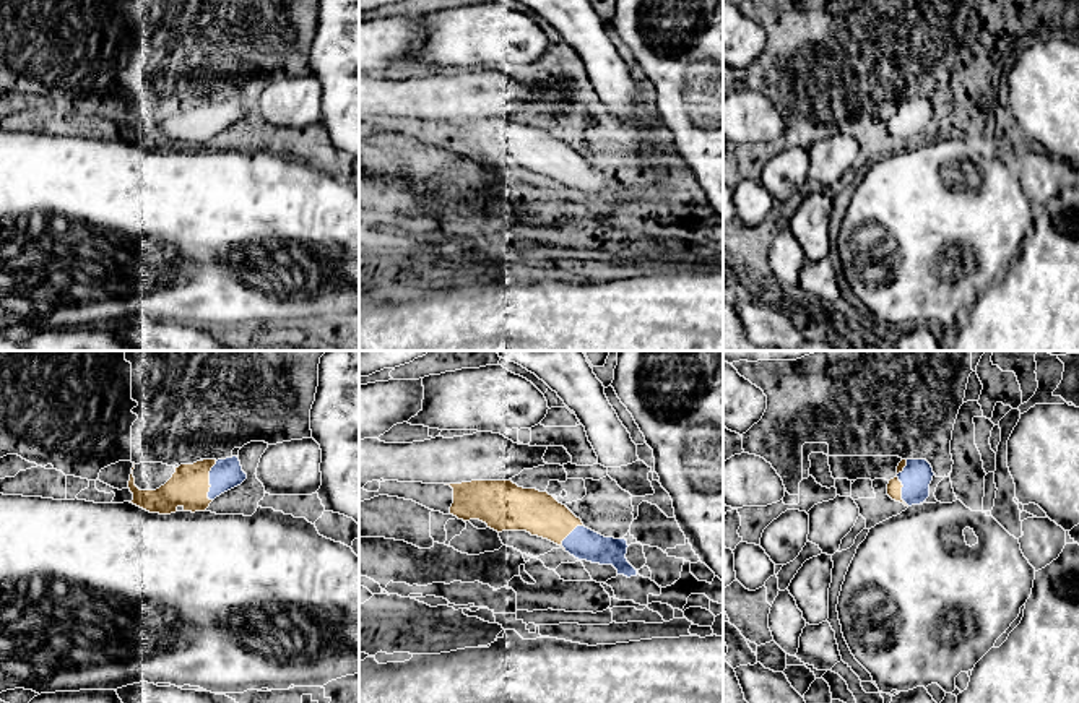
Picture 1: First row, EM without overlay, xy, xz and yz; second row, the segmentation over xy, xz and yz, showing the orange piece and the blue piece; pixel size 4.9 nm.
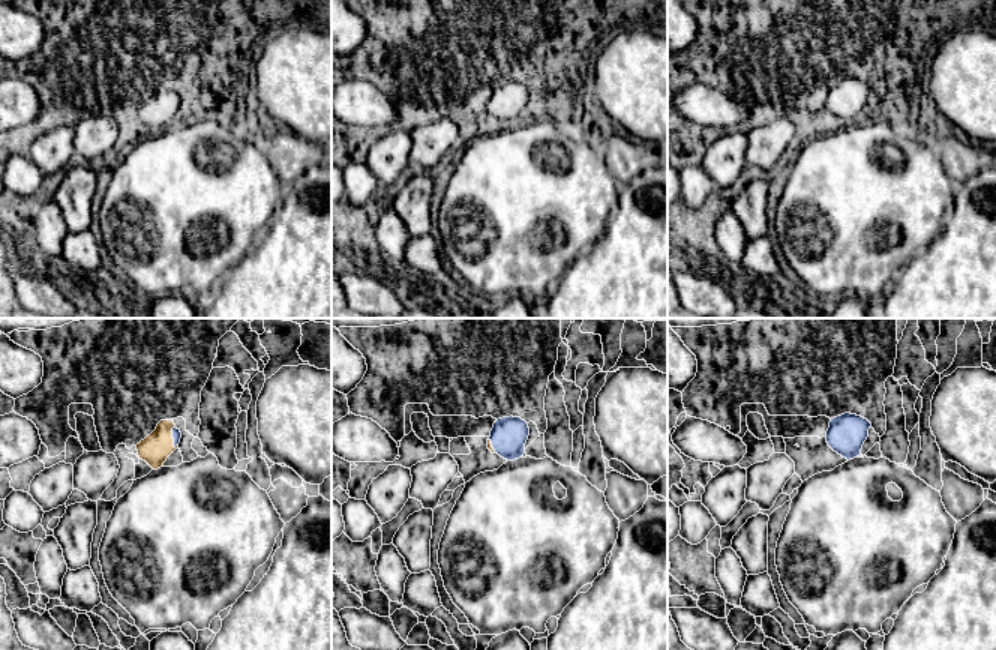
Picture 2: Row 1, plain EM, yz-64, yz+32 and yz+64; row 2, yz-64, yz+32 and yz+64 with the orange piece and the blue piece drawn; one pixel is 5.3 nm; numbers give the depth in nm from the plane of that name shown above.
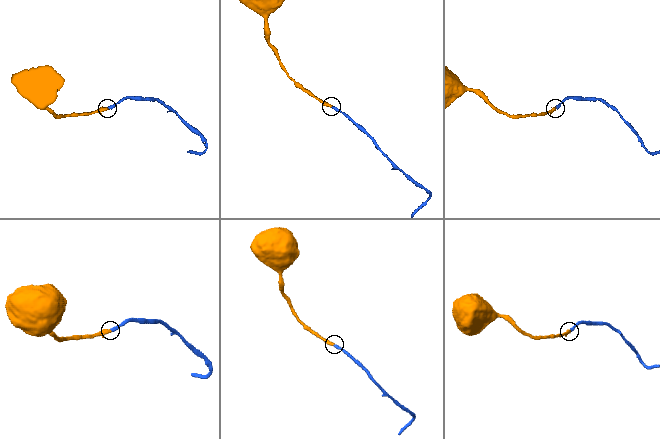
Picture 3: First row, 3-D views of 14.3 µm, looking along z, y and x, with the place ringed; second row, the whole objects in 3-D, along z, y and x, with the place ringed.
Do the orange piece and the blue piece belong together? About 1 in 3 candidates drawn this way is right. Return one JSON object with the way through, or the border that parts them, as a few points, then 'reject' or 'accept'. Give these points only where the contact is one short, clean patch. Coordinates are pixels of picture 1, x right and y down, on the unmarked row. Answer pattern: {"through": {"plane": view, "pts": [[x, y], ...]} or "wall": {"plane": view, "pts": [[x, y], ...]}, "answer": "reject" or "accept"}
{"through": {"plane": "yz", "pts": [[894, 124], [901, 119], [909, 119], [917, 112]]}, "answer": "accept"}

